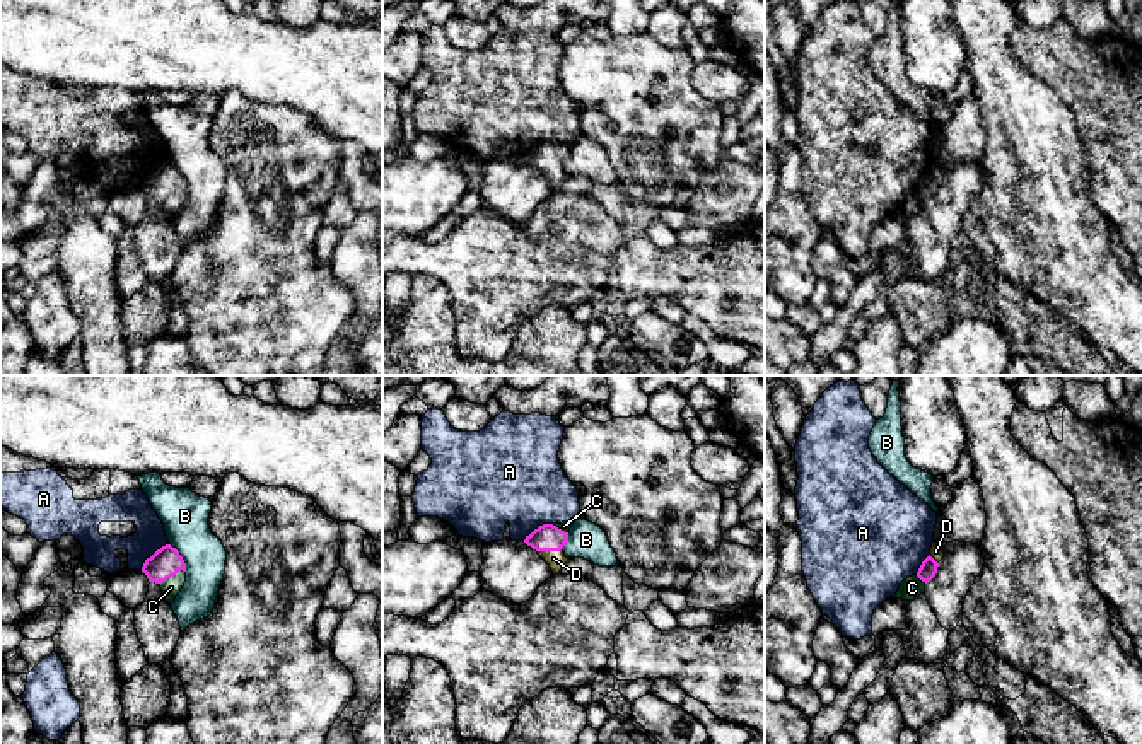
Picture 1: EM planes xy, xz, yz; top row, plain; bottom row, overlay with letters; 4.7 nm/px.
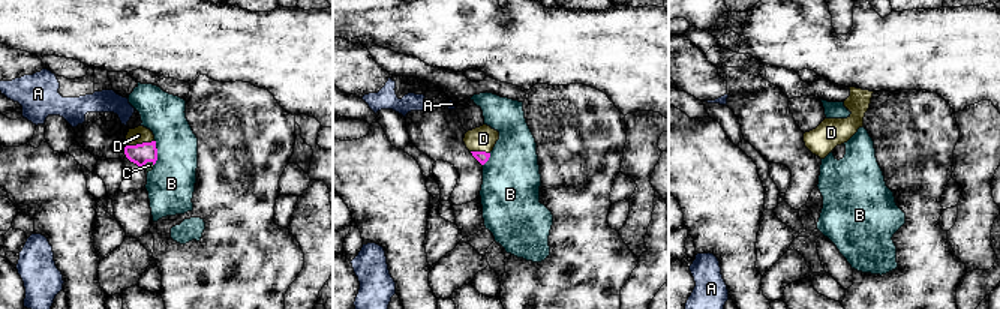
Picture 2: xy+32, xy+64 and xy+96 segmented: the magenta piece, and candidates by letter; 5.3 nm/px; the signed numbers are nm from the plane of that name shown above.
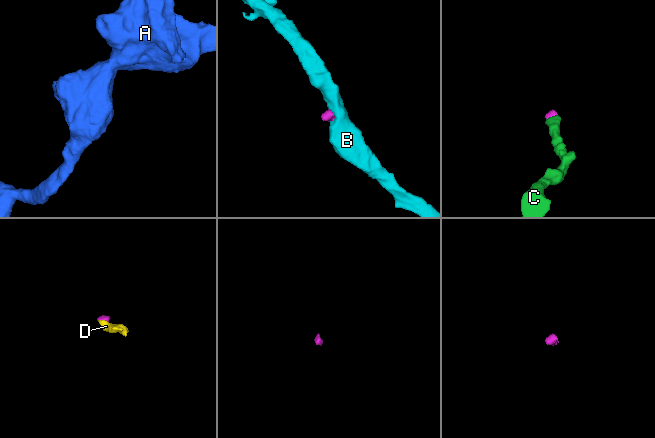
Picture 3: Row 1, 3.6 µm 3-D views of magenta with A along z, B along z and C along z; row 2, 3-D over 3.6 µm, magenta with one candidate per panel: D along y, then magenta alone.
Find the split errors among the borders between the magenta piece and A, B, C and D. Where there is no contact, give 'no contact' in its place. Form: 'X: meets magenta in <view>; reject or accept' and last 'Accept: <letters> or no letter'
A: meets magenta in xy; reject
B: meets magenta in xy; reject
C: meets magenta in xy; accept
D: meets magenta in xz; accept
Accept: C, D

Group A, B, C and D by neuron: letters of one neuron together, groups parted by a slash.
A / B / C D

